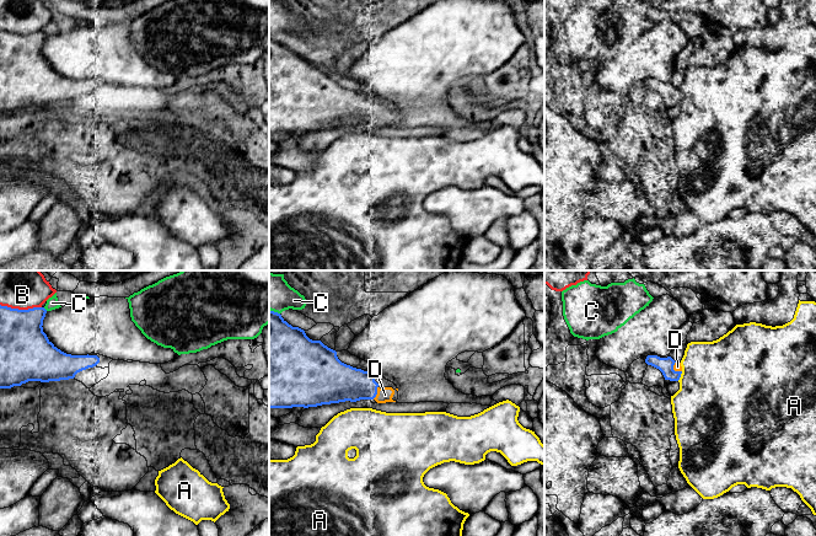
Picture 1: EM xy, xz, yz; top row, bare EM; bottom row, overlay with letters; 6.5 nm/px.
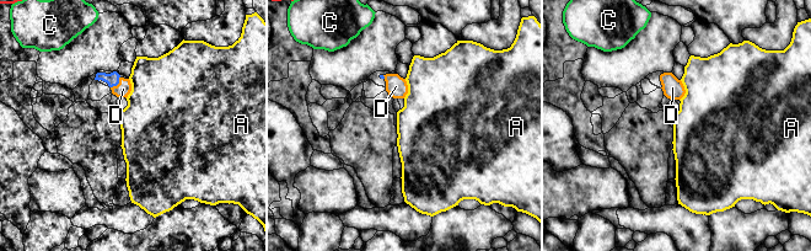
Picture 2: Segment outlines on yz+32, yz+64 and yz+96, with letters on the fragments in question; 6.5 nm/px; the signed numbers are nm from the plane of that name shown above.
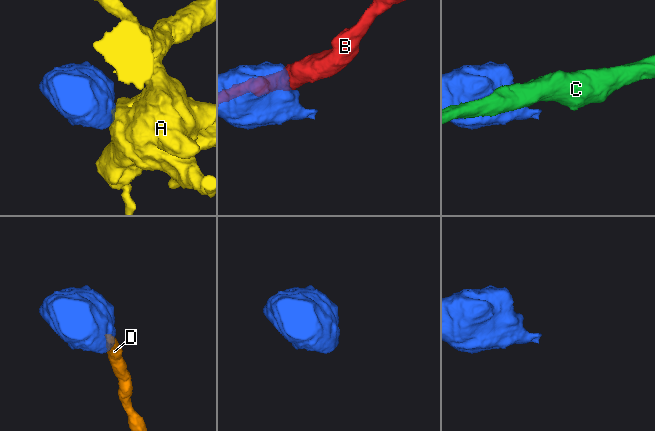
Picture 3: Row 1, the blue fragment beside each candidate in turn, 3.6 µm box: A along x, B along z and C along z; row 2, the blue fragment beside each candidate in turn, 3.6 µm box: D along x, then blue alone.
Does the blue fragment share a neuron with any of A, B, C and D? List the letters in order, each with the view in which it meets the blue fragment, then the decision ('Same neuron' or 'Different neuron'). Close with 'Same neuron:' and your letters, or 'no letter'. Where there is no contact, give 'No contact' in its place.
A: Touches blue in yz. Different neuron
B: Touches blue in xy. Different neuron
C: Touches blue in xy. Different neuron
D: Touches blue in xz. Same neuron
Same neuron: D

